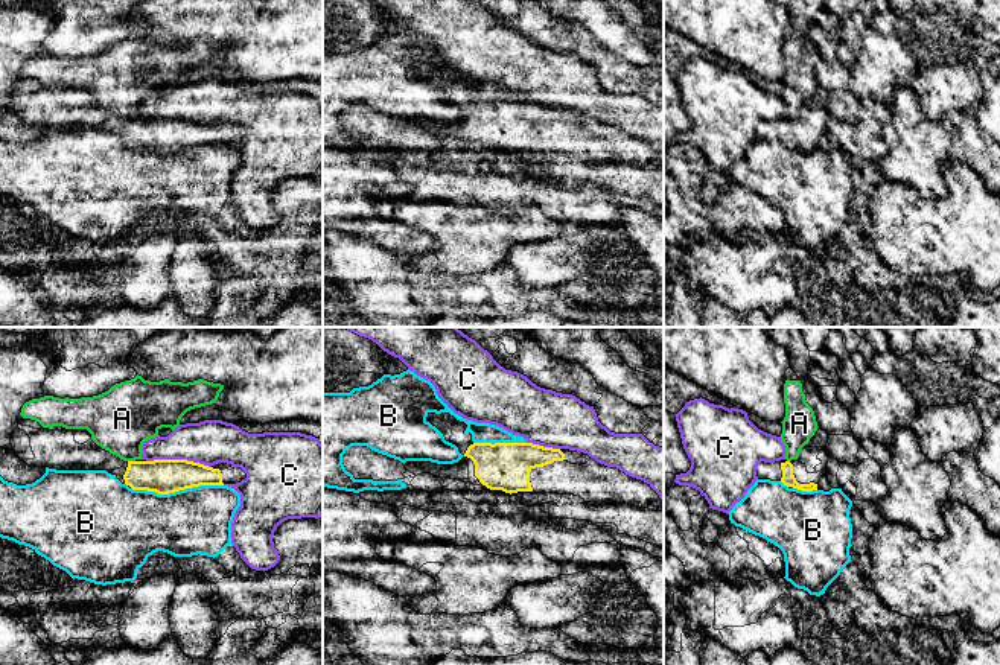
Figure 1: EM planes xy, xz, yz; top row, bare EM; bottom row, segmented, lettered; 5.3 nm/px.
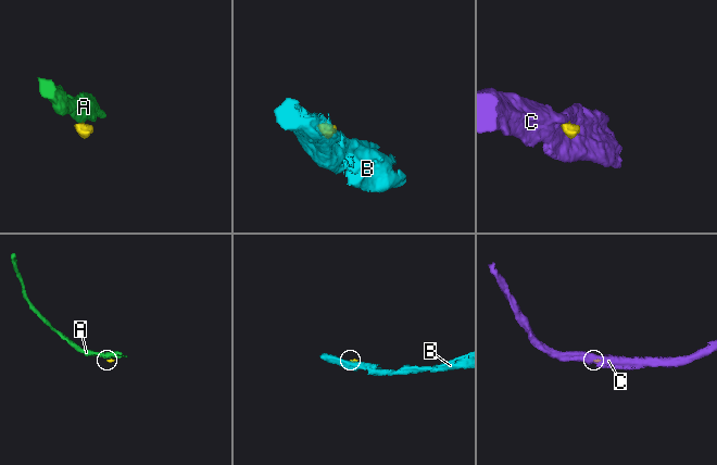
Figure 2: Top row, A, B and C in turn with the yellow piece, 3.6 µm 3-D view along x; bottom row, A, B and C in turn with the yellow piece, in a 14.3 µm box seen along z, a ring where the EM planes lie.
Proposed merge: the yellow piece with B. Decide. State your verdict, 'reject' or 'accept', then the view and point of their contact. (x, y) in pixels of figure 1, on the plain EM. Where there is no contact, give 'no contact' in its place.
reject; contact xy (177, 149)

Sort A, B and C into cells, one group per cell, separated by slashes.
A / B / C

